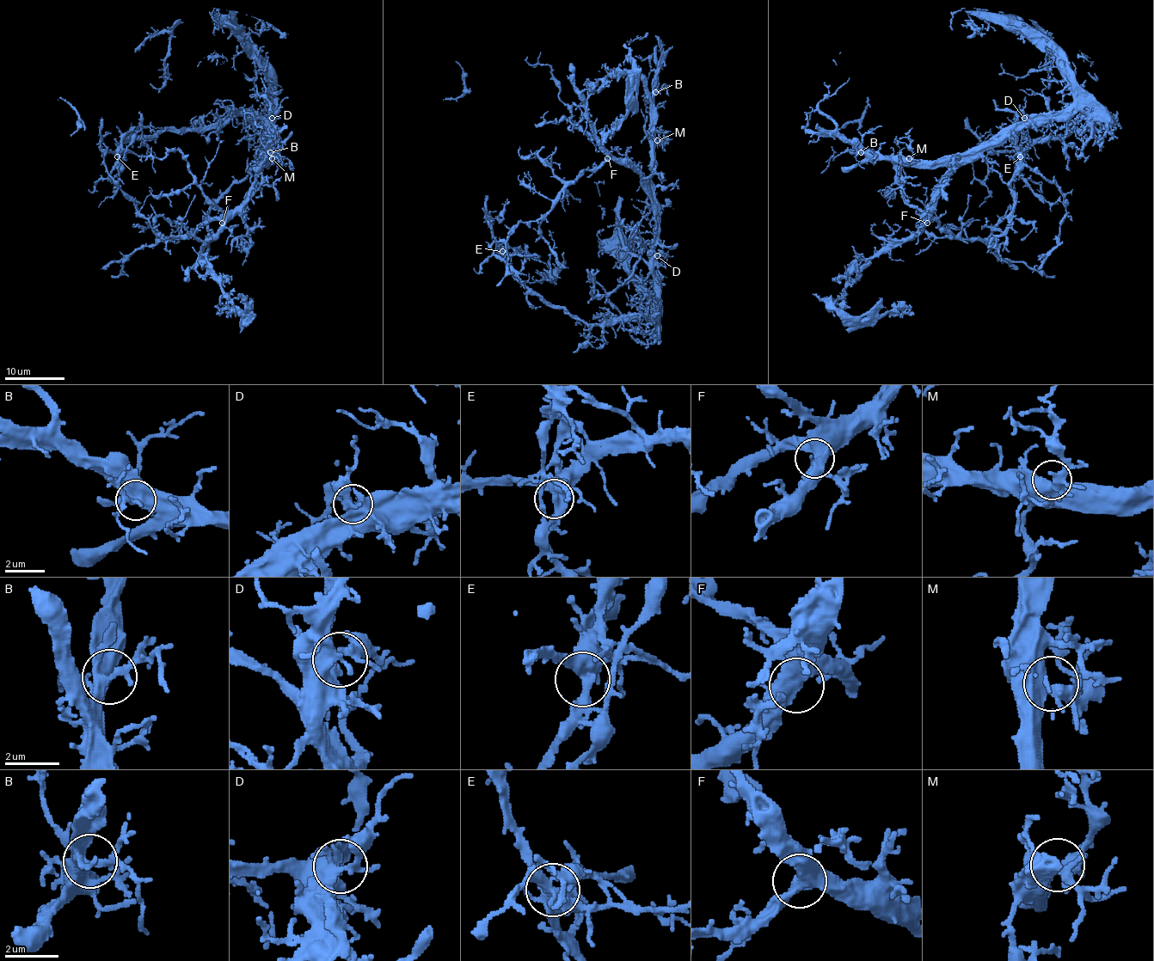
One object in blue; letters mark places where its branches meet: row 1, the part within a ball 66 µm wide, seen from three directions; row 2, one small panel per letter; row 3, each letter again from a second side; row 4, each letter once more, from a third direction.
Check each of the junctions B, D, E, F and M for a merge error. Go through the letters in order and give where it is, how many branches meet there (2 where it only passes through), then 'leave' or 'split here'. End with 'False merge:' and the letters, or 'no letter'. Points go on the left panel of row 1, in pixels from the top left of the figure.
B: place (270, 152); branches 6; leave
D: place (272, 118); branches 4; leave
E: place (117, 156); branches 5; leave
F: place (222, 223); branches 3; leave
M: place (272, 158); branches 4; leave
False merge: no letter

